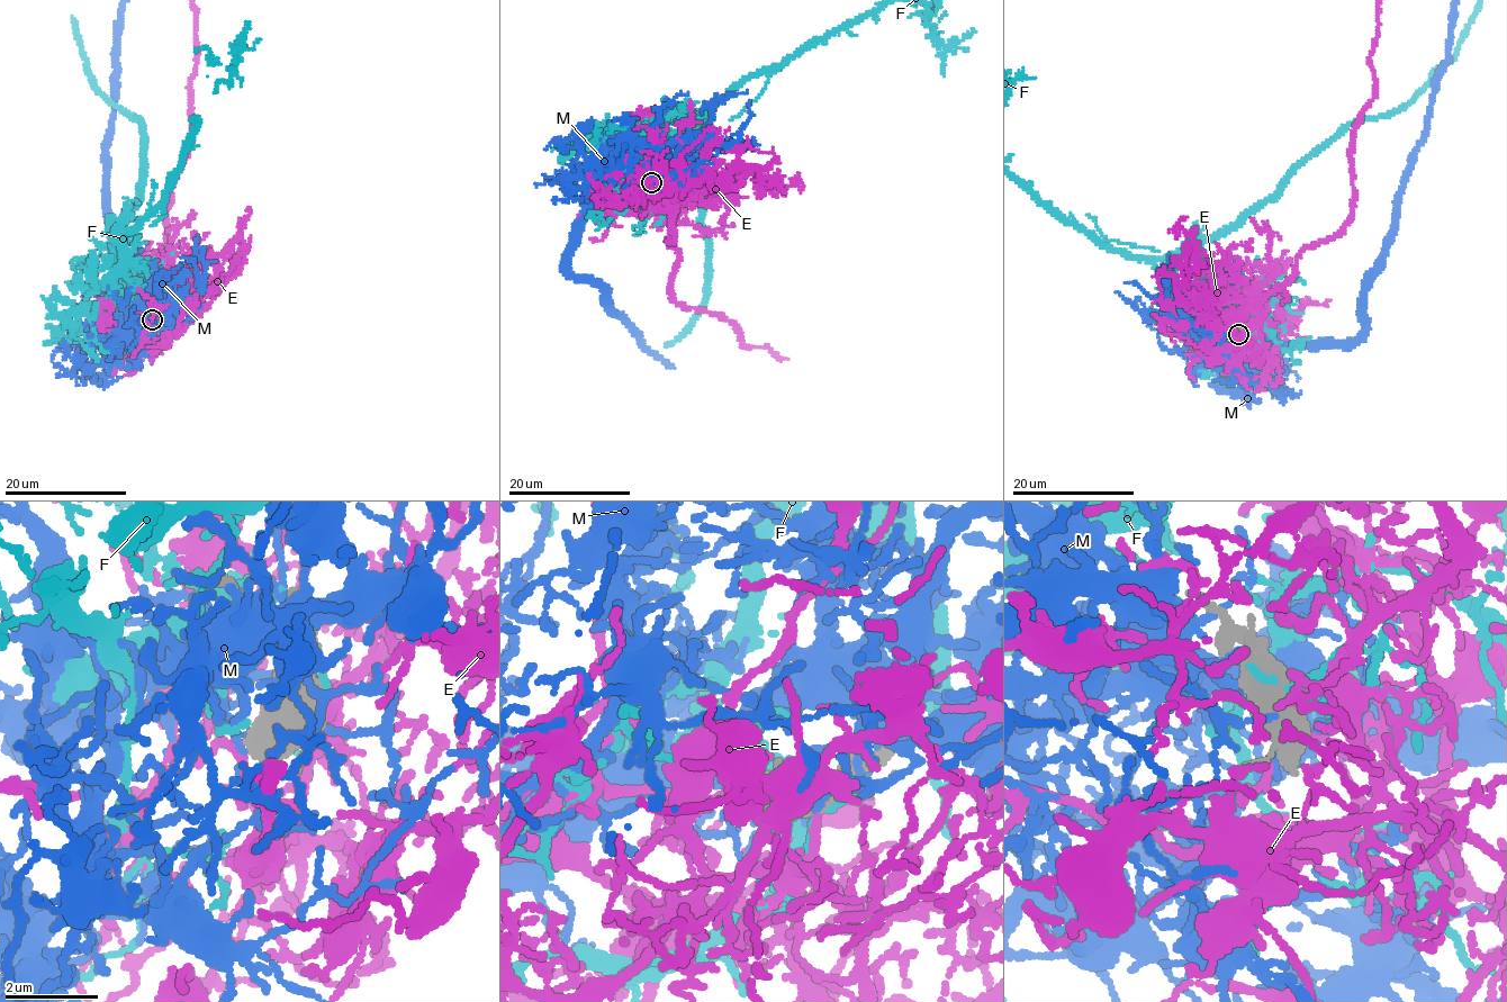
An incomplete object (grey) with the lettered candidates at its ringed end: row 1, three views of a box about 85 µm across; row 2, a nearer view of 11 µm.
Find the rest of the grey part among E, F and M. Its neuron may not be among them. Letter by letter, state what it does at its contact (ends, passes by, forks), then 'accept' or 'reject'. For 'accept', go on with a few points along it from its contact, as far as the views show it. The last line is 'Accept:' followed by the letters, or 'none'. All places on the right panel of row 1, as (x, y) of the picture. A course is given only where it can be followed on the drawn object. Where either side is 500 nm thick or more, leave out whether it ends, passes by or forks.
E: accept
F: reject
M: reject
Accept: E

